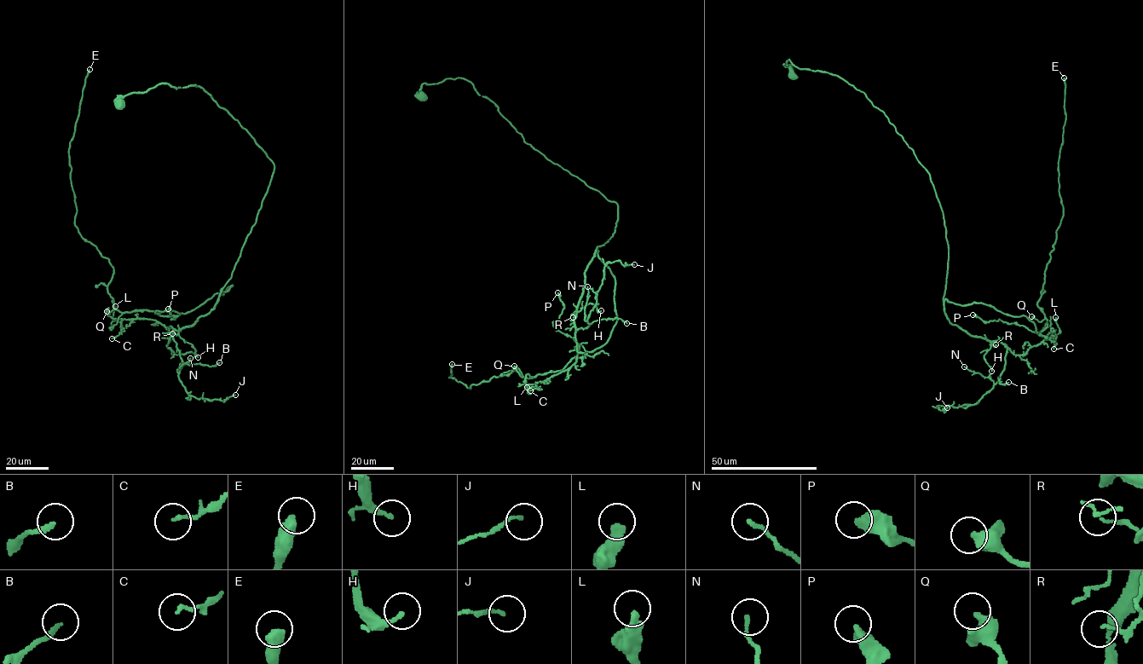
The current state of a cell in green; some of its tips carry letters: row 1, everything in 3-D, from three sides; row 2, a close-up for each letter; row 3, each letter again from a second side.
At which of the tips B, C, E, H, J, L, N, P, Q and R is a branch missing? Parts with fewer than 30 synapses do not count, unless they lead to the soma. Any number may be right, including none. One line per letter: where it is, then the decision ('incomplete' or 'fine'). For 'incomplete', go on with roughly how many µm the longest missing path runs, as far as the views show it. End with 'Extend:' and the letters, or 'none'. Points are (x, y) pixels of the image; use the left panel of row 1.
B: (219, 362) | fine
C: (112, 338) | fine
E: (89, 69) | incomplete | 170 µm
H: (198, 357) | fine
J: (235, 395) | fine
L: (115, 306) | fine
N: (190, 358) | fine
P: (168, 308) | fine
Q: (106, 311) | fine
R: (172, 333) | fine
Extend: E

